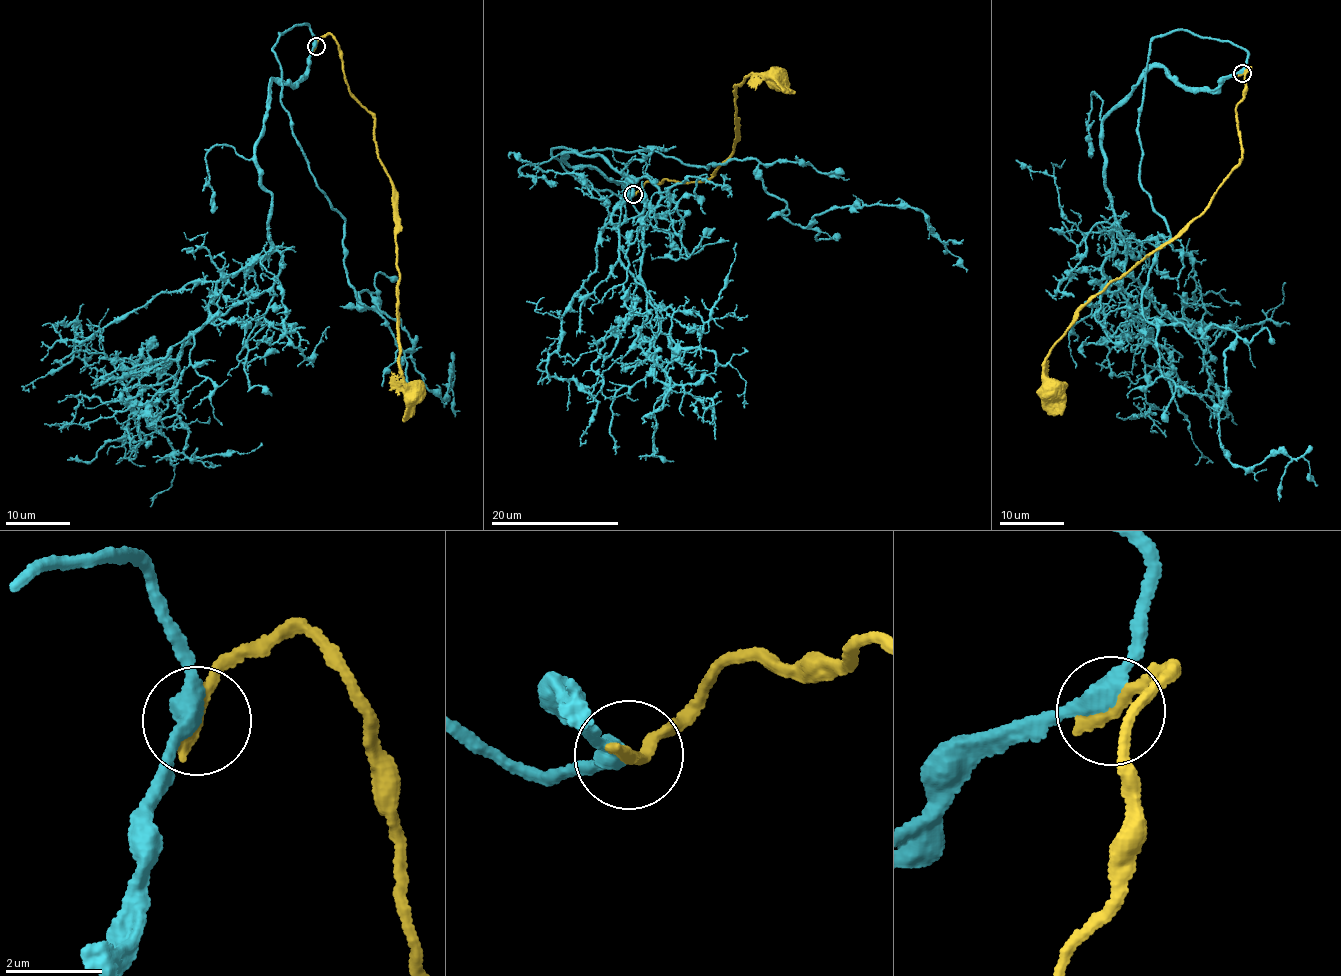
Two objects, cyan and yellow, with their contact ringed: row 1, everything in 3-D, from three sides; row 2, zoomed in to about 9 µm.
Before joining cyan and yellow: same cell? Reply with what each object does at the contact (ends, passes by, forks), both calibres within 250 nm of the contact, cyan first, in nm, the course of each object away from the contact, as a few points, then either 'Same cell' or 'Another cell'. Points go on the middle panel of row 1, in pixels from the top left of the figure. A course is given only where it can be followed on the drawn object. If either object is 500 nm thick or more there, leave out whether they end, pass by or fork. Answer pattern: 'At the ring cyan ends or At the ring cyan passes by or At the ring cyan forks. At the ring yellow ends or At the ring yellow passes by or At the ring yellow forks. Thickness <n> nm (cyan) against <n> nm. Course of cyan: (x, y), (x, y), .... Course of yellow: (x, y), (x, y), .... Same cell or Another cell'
At the ring cyan passes by. At the ring yellow ends. Thickness 360 nm (cyan) against 320 nm. Course of cyan: (633, 195), (595, 190), (555, 147), (708, 170), (749, 158), (792, 223), (911, 206), (967, 271). Course of yellow: (633, 195), (649, 181), (698, 183), (713, 177), (740, 139), (734, 117), (736, 86), (749, 75), (775, 74). Same cell

